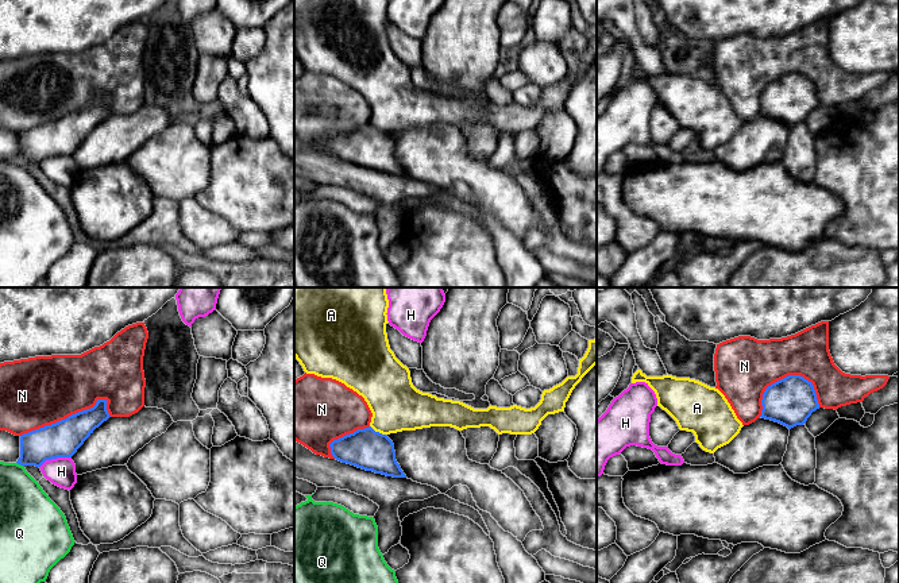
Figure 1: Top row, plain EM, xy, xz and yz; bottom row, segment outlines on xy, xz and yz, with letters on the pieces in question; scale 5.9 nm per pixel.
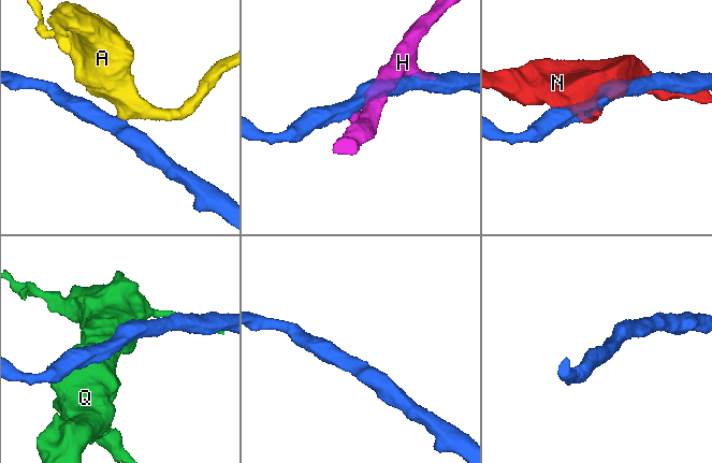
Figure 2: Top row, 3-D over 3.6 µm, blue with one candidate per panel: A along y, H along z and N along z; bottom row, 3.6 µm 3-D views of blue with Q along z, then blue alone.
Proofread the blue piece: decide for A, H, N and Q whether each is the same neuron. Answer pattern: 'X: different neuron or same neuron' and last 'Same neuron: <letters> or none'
A: different neuron
H: different neuron
N: different neuron
Q: different neuron
Same neuron: none

